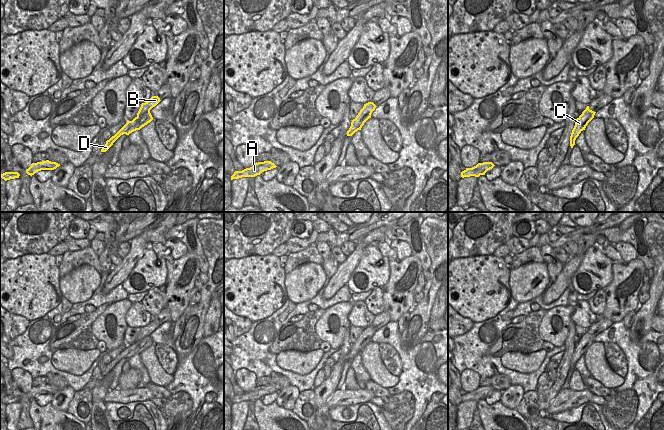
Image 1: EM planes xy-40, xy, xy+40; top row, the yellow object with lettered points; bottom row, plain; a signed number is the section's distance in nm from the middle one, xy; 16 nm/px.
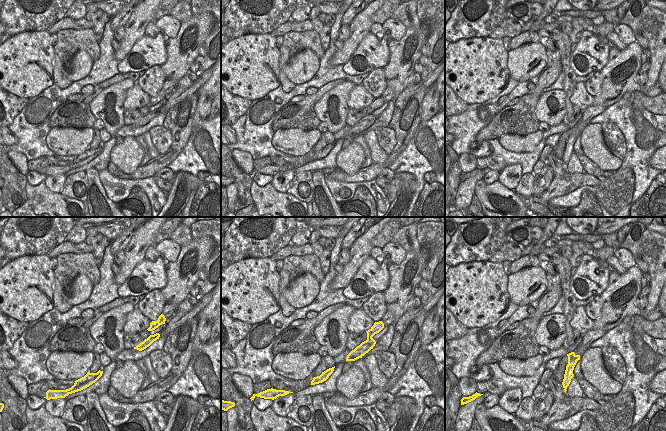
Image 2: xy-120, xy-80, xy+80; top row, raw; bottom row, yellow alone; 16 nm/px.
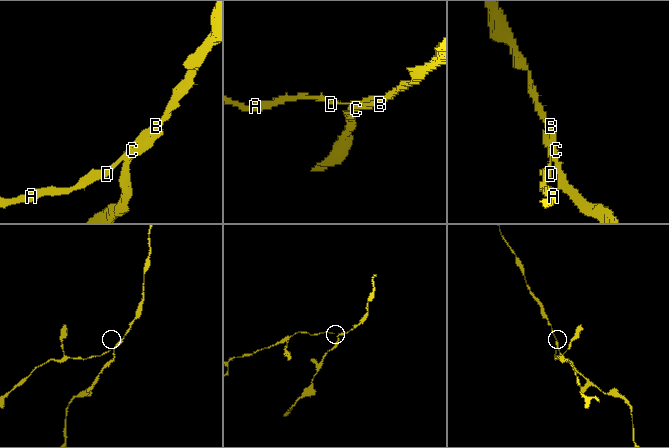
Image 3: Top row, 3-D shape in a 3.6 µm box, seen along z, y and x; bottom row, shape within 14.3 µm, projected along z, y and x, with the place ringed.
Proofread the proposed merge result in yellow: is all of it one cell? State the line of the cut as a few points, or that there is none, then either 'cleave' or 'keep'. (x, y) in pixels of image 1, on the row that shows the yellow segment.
cut in xy-40 along (149, 111), (137, 117); cleave

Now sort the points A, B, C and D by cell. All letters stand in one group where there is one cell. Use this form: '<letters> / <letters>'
A D / B C

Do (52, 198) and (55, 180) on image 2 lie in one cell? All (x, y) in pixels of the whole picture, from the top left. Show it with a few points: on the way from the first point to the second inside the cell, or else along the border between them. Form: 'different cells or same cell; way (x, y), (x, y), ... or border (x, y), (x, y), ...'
different cells; border (43, 182), (49, 189), (59, 193)

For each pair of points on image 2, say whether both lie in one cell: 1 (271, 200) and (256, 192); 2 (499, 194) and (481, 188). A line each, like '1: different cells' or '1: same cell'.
1: same cell
2: same cell

